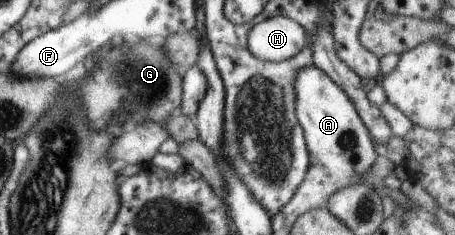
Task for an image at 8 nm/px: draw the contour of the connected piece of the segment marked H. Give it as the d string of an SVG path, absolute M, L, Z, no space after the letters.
M274 16L254 25L247 42L250 53L256 59L270 62L288 60L309 45L304 27L282 16Z

